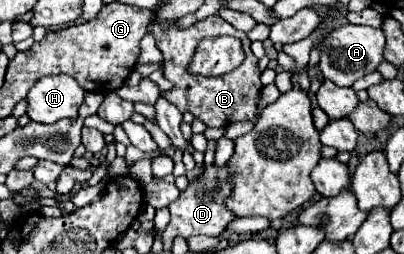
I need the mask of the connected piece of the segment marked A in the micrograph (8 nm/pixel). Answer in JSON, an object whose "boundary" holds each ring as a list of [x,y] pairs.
{"boundary":[[[345,23],[345,25],[333,29],[331,37],[327,37],[319,67],[321,67],[321,73],[325,75],[325,79],[331,79],[339,87],[351,87],[355,79],[365,77],[371,71],[377,71],[379,63],[383,61],[383,49],[385,49],[383,29]]]}

